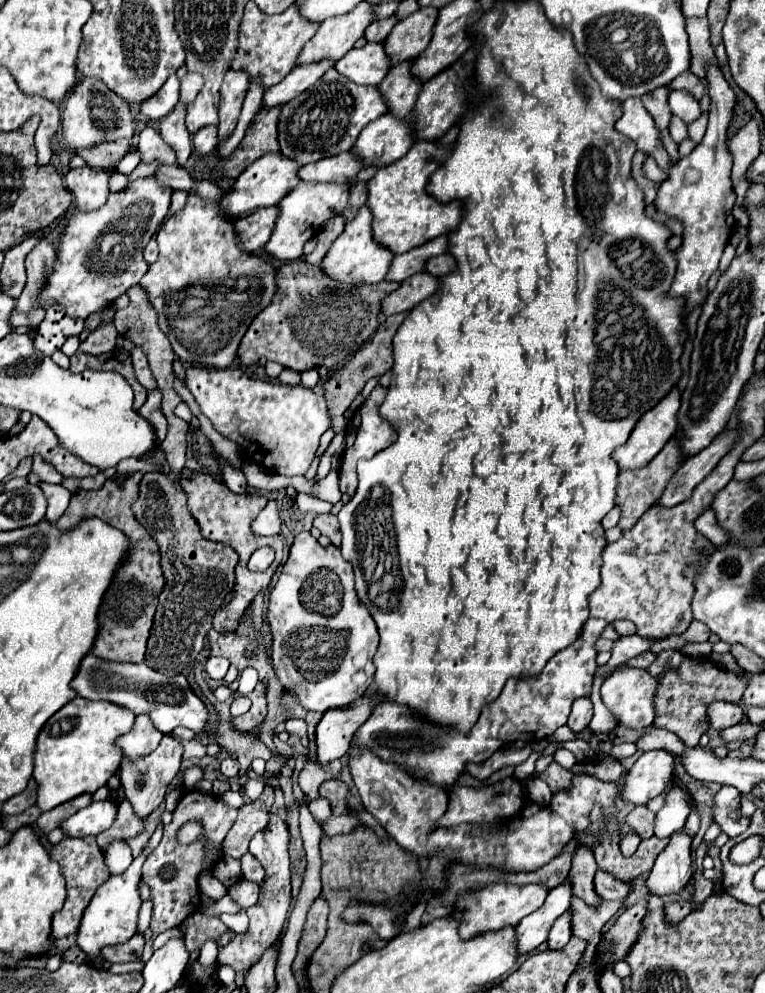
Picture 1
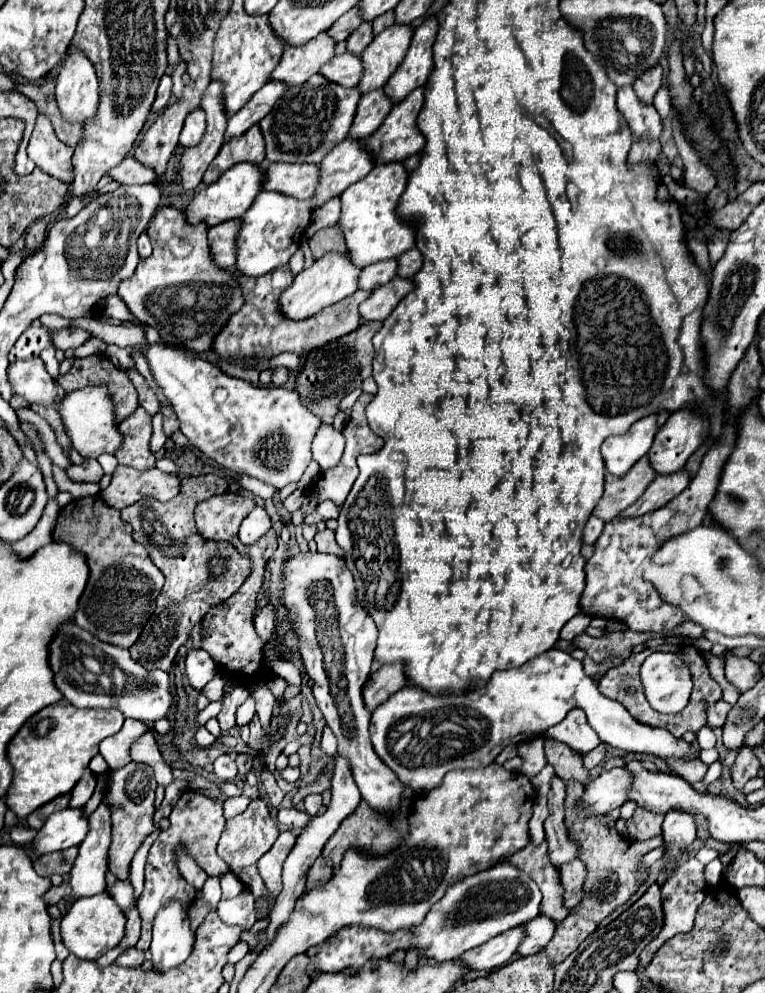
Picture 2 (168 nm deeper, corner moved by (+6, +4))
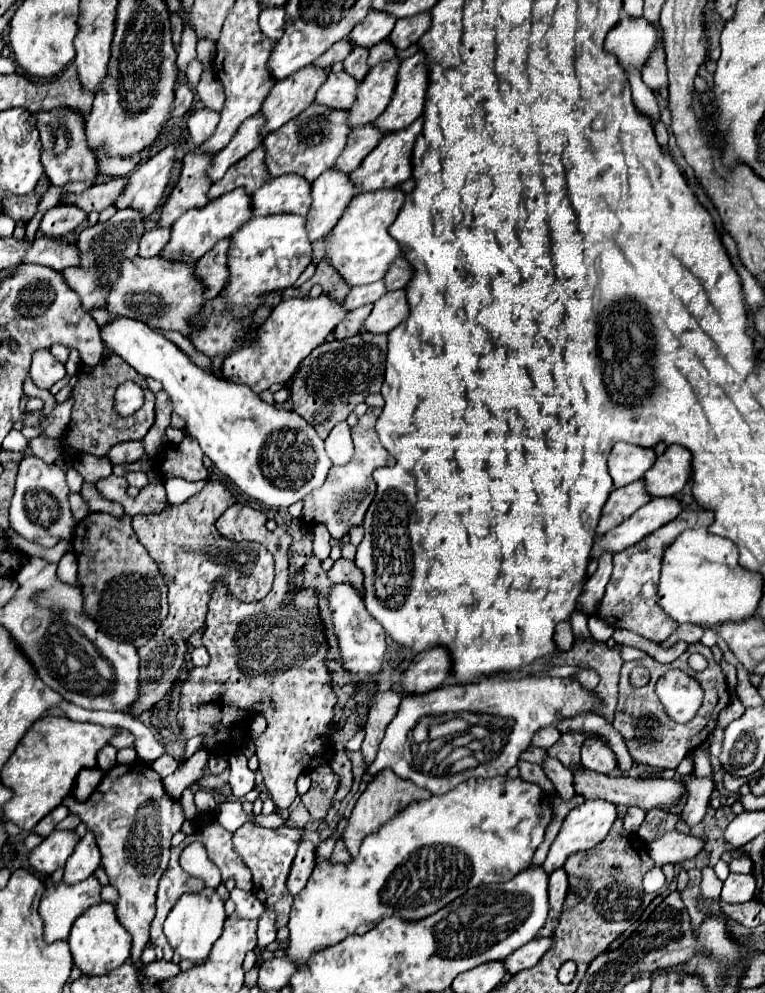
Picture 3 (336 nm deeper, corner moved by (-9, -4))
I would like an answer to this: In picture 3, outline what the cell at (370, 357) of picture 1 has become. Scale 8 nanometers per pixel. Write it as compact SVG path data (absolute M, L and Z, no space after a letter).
M360 332L352 338L324 342L306 356L290 388L292 410L296 410L308 424L320 428L320 438L326 438L330 430L348 418L354 408L364 402L372 392L380 392L384 382L384 364L388 352L388 340L384 334Z

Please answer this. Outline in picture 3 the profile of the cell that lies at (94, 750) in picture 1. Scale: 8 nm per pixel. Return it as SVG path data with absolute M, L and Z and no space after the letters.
M66 716L40 718L20 740L2 770L2 782L14 790L14 798L4 806L4 818L16 822L24 832L32 832L46 814L50 814L66 796L70 796L80 770L98 766L98 752L120 732L122 728L74 722Z

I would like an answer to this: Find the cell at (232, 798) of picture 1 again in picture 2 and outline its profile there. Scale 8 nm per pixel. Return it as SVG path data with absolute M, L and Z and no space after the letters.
M244 795L237 796L237 798L227 798L225 802L223 802L223 816L225 818L231 818L231 816L235 816L235 814L241 814L247 806L249 806L249 798Z

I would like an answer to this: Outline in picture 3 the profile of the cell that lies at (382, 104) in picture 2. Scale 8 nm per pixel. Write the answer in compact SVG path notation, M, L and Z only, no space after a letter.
M372 122L368 126L360 126L360 128L352 130L344 152L336 160L336 168L342 172L356 170L360 166L360 162L380 144L382 138L384 138L384 132L380 128L376 128Z

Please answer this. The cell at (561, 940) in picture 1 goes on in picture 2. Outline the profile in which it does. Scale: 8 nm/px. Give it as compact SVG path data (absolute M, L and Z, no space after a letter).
M543 914L533 918L533 922L527 922L525 938L521 940L521 944L517 948L517 956L537 954L549 942L549 938L553 938L553 930L555 930L555 922Z

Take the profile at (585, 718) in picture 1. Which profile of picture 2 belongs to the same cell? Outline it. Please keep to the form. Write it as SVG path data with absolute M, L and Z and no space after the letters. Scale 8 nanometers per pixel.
M571 710L563 722L559 722L557 726L553 726L551 730L545 732L545 738L553 738L557 742L567 744L573 752L585 756L589 754L593 748L597 748L601 744L597 732L589 726L585 712L583 710Z

